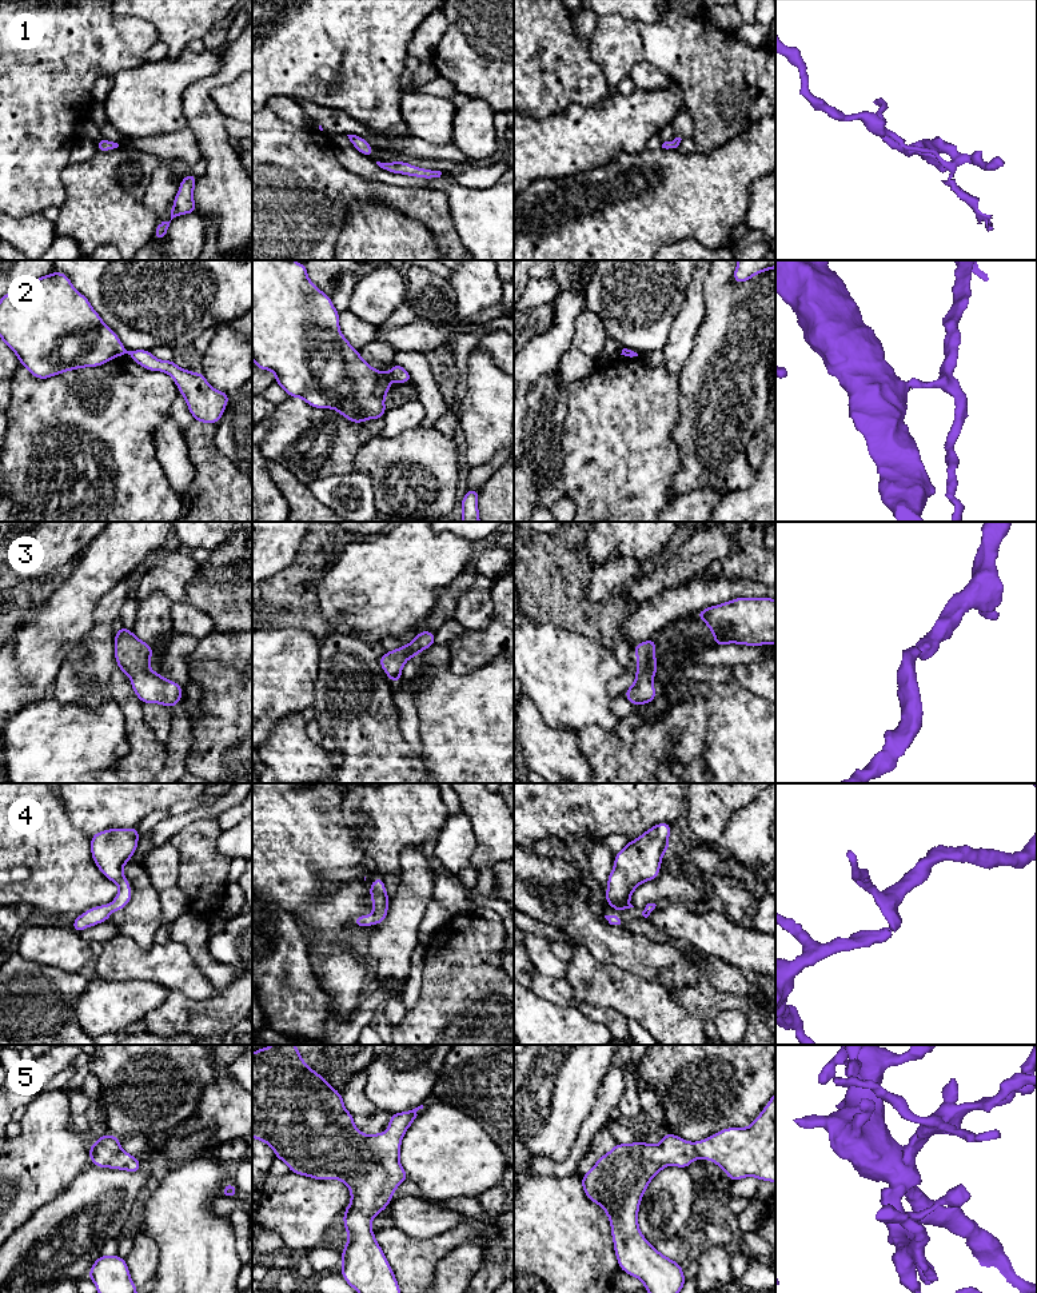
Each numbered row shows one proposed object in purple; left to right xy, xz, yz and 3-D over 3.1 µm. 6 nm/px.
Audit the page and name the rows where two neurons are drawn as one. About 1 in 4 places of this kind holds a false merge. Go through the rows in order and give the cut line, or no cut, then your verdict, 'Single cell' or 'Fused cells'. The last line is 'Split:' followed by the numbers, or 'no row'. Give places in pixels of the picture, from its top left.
1: No split. Single cell
2: Split along xz (386, 374), (390, 379). Fused cells
3: No split. Single cell
4: No split. Single cell
5: No split. Single cell
Split: 2

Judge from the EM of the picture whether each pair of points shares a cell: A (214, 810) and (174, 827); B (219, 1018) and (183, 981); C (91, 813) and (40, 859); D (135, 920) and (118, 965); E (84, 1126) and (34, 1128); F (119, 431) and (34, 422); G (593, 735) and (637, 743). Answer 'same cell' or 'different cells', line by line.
A: same cell
B: different cells
C: different cells
D: different cells
E: different cells
F: same cell
G: same cell

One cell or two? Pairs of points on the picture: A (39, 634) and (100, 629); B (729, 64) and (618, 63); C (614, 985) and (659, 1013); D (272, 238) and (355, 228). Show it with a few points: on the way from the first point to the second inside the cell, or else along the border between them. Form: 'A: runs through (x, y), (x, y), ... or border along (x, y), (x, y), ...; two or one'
A: border along (99, 601), (94, 611), (92, 627), (67, 653); two
B: runs through (701, 58), (694, 52), (646, 52); one
C: runs through (625, 993), (649, 1004); one
D: border along (357, 202), (351, 204), (347, 212), (335, 246); two

